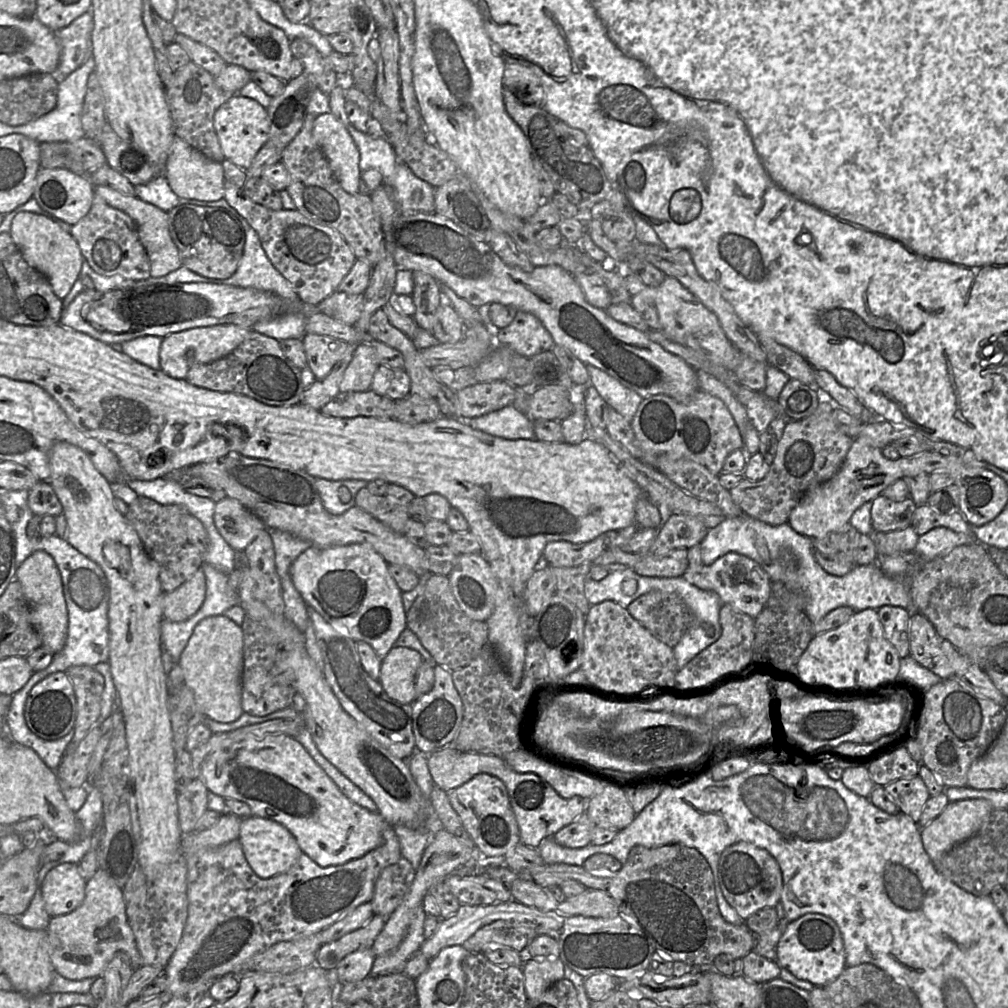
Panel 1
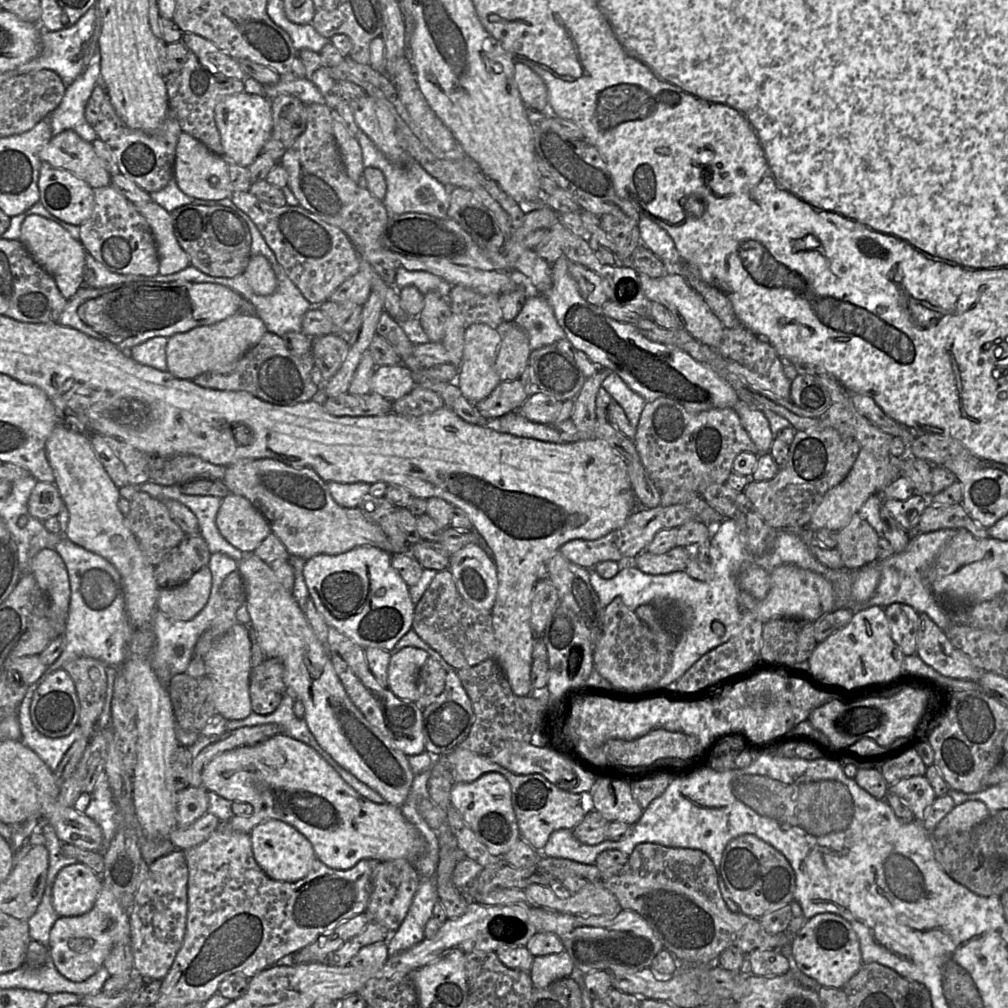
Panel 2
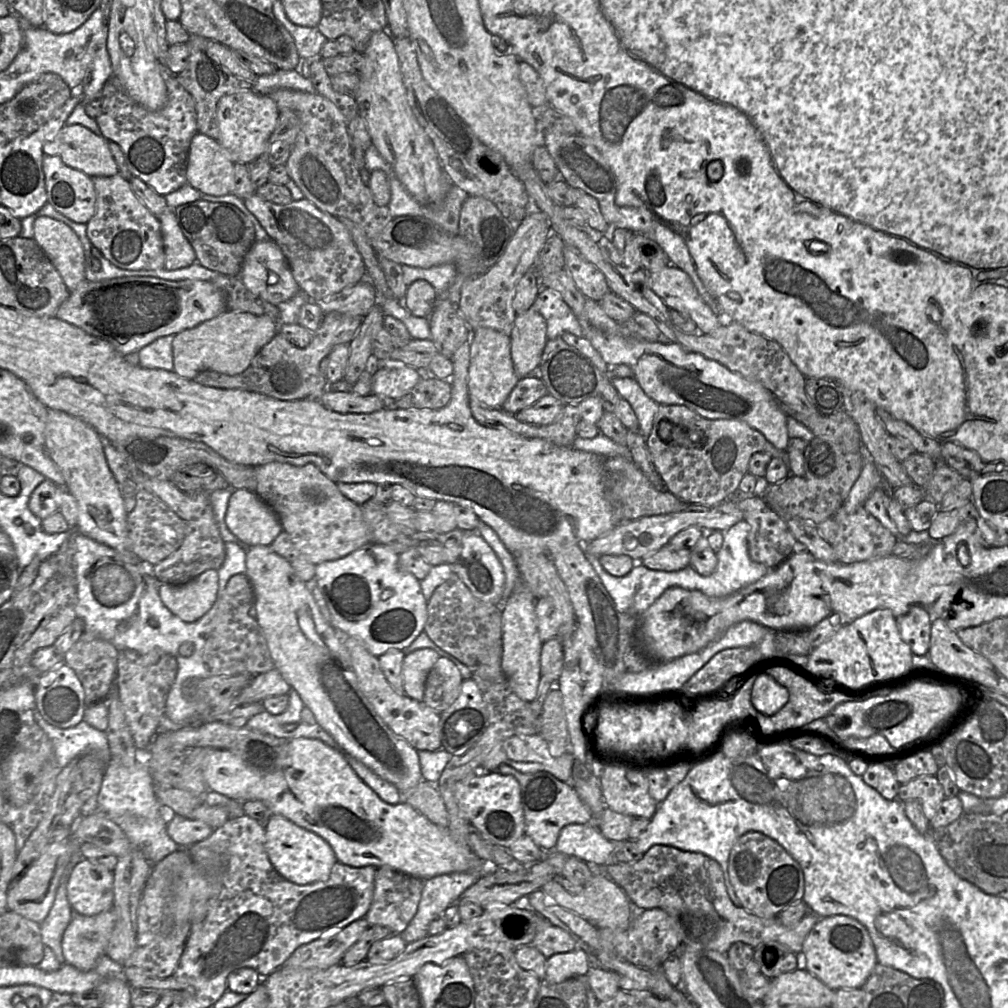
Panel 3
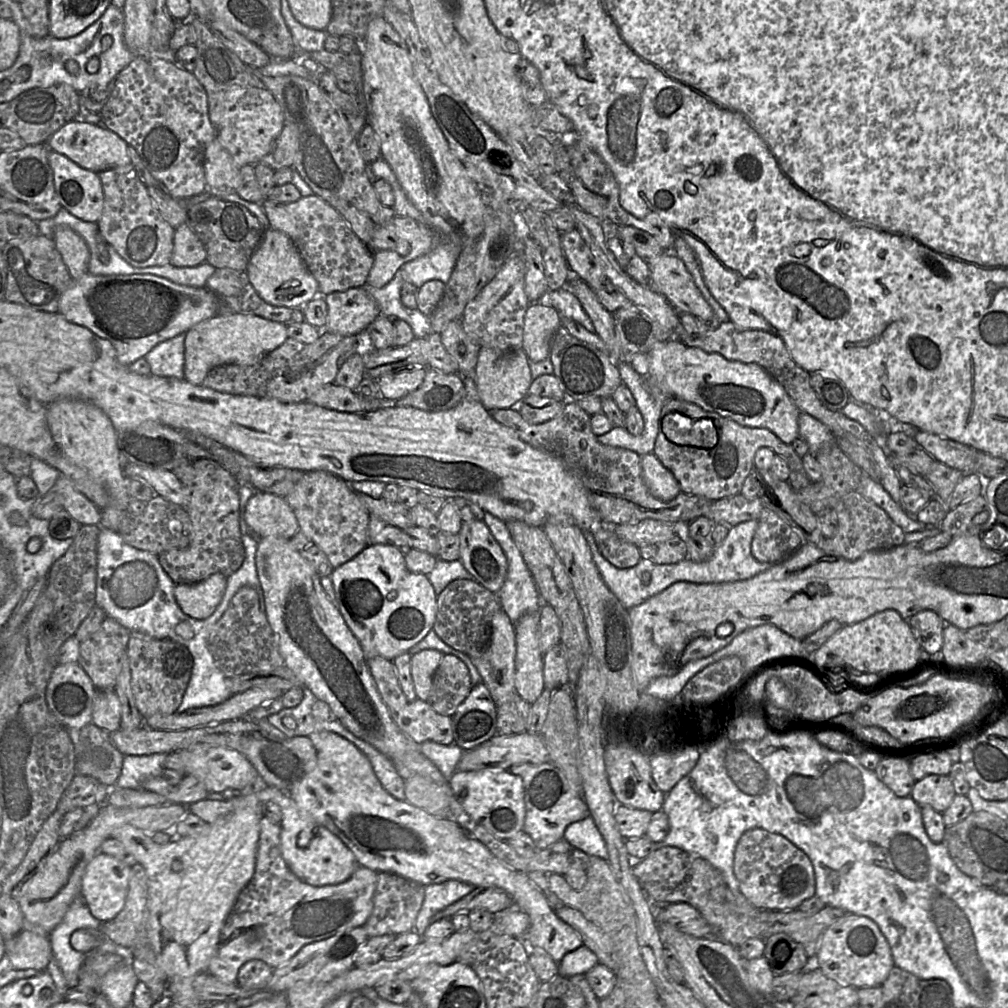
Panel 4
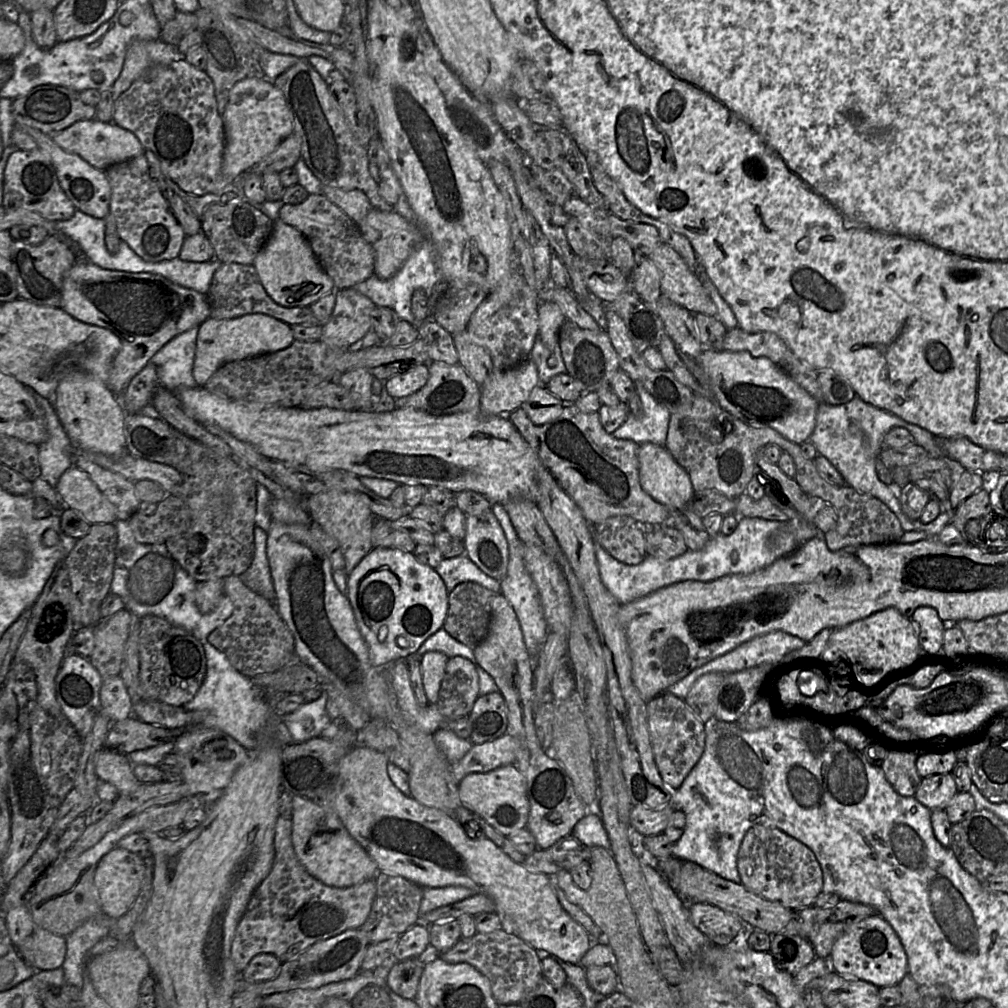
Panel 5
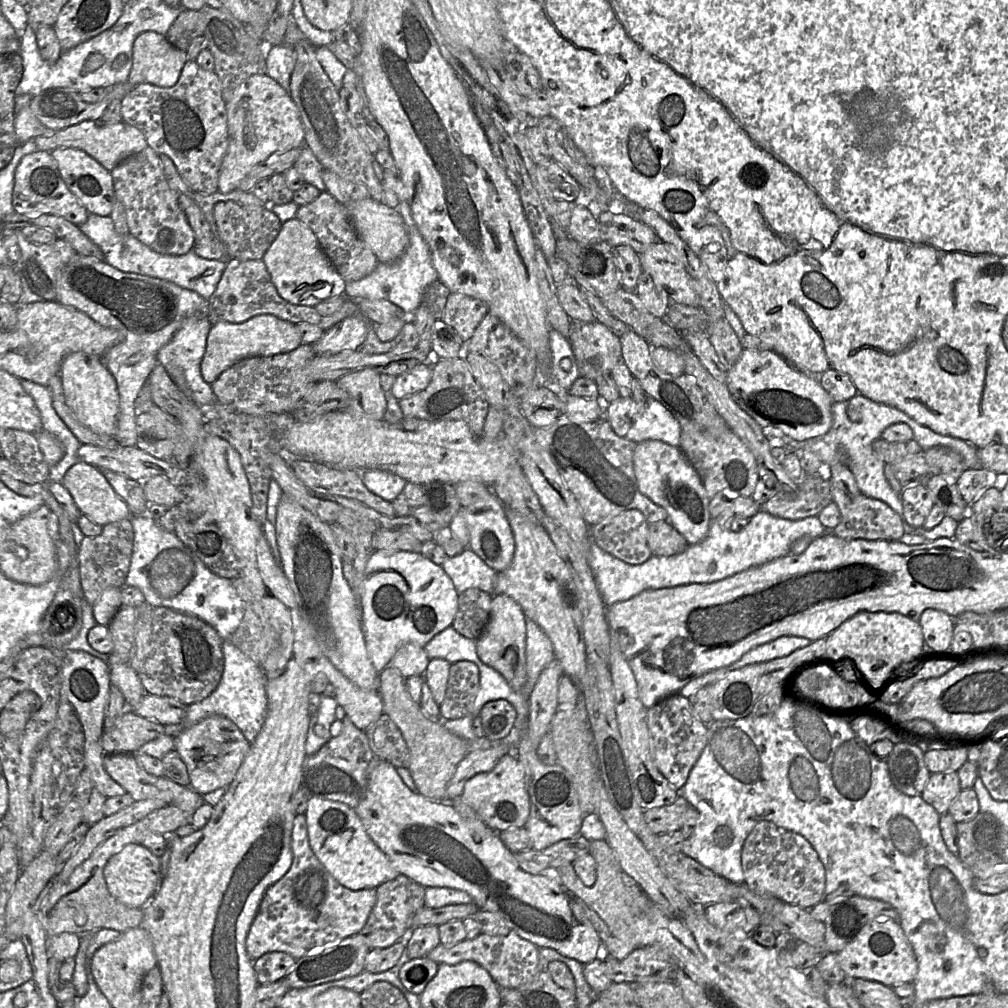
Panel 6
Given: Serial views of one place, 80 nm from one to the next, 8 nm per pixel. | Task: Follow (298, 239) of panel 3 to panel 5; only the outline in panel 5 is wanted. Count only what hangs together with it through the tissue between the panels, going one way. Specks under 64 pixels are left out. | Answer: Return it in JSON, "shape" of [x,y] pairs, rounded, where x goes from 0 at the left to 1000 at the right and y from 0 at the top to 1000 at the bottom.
{"shape":[[[308,192],[297,202],[280,202],[275,217],[298,229],[306,238],[322,271],[330,278],[333,288],[349,286],[371,272],[372,256],[368,243],[352,222],[335,204],[320,192]]]}

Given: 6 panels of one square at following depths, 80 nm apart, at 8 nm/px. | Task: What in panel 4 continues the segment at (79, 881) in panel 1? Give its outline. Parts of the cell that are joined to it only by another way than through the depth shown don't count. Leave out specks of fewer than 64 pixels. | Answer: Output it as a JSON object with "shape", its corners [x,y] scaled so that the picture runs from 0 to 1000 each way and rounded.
{"shape":[[[97,846],[85,860],[79,891],[90,907],[102,916],[113,912],[124,898],[130,857]]]}

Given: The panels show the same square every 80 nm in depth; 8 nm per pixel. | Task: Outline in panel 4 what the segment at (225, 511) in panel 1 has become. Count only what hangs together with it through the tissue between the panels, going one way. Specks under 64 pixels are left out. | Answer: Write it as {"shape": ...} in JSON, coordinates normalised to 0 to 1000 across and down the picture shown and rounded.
{"shape":[[[252,488],[240,505],[247,529],[263,533],[289,534],[297,527],[294,511],[283,493],[265,488]]]}

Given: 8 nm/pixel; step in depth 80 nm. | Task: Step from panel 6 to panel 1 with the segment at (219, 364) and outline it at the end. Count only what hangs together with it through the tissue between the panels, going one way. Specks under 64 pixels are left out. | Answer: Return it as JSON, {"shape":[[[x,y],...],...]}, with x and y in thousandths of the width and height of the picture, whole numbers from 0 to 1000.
{"shape":[[[215,321],[188,325],[166,332],[161,336],[159,366],[169,374],[184,376],[191,360],[205,361],[228,351],[243,336],[250,325],[233,321]]]}

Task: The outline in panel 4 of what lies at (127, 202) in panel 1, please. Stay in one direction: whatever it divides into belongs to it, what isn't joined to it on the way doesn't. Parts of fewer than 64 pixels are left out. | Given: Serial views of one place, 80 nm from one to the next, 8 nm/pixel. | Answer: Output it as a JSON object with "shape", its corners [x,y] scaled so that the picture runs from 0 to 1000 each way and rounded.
{"shape":[[[186,222],[174,226],[169,262],[176,265],[194,264],[204,260],[204,254],[200,239]]]}

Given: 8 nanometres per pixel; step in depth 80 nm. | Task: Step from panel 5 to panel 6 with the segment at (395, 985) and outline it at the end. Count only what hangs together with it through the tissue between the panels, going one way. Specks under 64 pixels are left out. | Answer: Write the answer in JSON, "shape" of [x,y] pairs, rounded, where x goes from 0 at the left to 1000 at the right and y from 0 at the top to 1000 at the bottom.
{"shape":[[[424,949],[410,950],[395,961],[395,969],[403,982],[416,987],[435,963],[436,955]]]}

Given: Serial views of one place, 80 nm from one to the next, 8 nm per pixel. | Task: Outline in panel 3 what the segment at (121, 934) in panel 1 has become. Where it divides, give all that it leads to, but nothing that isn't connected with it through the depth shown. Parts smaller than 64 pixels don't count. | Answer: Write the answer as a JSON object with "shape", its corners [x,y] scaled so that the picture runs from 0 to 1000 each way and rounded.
{"shape":[[[112,901],[93,909],[73,907],[62,931],[63,954],[83,964],[93,961],[98,951],[105,946],[114,914]]]}

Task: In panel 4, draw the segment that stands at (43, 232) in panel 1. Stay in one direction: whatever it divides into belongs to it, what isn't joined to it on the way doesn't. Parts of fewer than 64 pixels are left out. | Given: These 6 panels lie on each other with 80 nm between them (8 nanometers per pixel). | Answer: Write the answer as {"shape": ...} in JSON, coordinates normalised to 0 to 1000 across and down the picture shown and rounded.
{"shape":[[[58,224],[54,228],[52,236],[70,276],[74,278],[85,271],[89,250],[82,235],[66,224]]]}

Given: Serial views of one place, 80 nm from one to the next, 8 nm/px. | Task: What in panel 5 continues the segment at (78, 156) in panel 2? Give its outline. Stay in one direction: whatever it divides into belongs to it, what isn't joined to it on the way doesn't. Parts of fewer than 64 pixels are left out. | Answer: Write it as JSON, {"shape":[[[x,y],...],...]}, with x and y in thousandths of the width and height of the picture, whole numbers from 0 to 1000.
{"shape":[[[95,118],[77,120],[51,137],[63,149],[78,154],[99,169],[106,169],[114,163],[143,152],[139,140],[131,131],[112,121],[100,121]]]}

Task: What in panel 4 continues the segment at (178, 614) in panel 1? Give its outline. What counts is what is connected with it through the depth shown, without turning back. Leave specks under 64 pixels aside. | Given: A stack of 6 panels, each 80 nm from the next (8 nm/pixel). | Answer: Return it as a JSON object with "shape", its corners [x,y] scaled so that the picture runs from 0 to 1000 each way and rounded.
{"shape":[[[213,568],[194,578],[175,580],[173,589],[180,605],[195,615],[206,613],[221,594],[225,572]]]}

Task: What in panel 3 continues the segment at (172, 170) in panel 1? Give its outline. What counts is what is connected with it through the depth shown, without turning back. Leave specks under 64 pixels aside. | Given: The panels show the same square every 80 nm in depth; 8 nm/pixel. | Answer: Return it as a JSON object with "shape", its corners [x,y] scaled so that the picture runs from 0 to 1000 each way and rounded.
{"shape":[[[195,132],[188,146],[186,182],[201,192],[228,192],[231,190],[232,163],[216,140]]]}

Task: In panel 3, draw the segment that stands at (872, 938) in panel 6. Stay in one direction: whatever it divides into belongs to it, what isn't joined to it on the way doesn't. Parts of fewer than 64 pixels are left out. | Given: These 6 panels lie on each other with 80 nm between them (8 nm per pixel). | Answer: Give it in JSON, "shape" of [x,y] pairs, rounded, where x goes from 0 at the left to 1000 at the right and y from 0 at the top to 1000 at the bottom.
{"shape":[[[837,908],[815,910],[800,929],[791,947],[791,961],[799,960],[826,982],[855,979],[871,956],[860,921],[851,913]]]}

